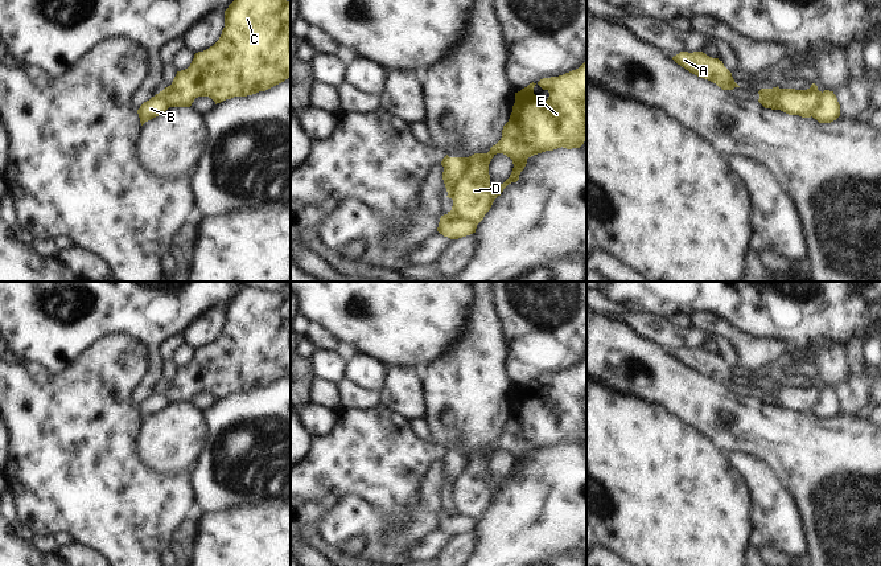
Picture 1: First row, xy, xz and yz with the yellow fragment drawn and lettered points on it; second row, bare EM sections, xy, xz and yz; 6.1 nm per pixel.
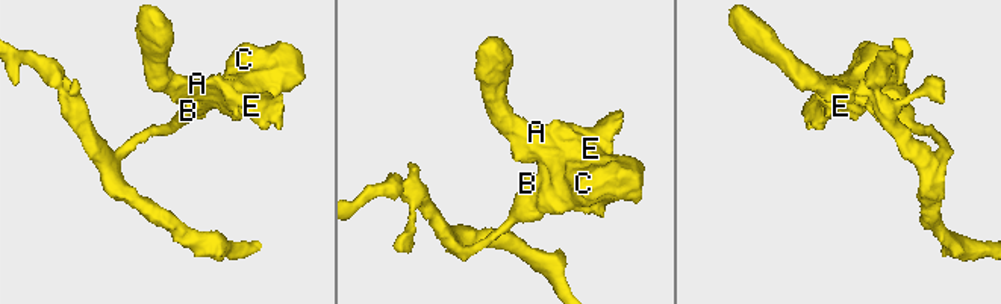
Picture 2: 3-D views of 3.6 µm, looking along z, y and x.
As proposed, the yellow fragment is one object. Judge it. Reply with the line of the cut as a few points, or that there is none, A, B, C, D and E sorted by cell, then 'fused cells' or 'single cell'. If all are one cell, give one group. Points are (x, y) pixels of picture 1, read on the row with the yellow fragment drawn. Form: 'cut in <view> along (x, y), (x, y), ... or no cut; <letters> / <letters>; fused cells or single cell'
cut in xz along (468, 158), (465, 169), (448, 192); A C D E / B; fused cells

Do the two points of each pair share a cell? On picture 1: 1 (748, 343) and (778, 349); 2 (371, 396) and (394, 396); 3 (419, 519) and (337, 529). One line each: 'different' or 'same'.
1: same
2: different
3: same

